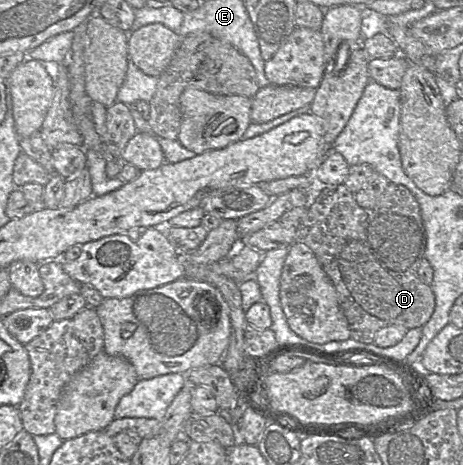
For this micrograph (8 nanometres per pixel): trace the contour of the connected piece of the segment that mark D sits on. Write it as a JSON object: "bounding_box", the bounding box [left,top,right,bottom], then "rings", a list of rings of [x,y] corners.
{"bounding_box":[295,182,435,344],"rings":[[[315,182],[315,188],[309,192],[311,192],[312,199],[308,205],[306,217],[301,221],[299,227],[297,228],[295,242],[301,242],[312,250],[325,273],[333,283],[338,295],[338,303],[348,322],[350,338],[362,343],[370,344],[374,342],[375,333],[383,327],[398,325],[407,329],[416,327],[422,328],[434,312],[435,297],[430,285],[425,284],[420,279],[417,272],[419,262],[424,257],[426,248],[426,231],[424,228],[419,203],[410,190],[404,185],[389,182],[377,204],[373,208],[369,209],[360,207],[354,200],[354,194],[351,193],[344,184],[335,186],[321,186]]]}

